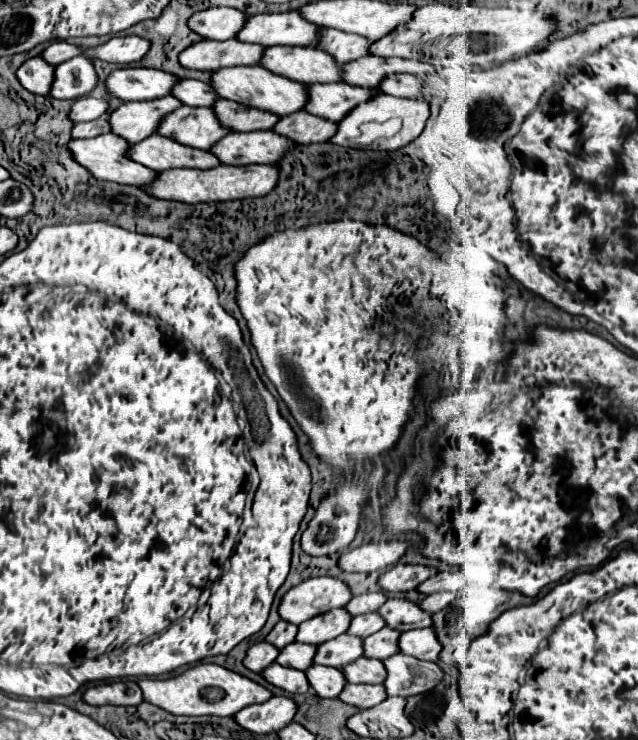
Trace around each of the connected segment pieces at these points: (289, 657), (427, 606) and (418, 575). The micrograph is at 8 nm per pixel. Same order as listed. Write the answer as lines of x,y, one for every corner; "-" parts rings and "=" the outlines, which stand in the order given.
292,642
280,650
280,656
276,658
276,662
280,666
288,666
288,668
296,668
304,672
308,666
312,666
314,654
316,654
316,646
=
436,592
436,594
426,596
426,598
420,602
420,608
422,608
424,612
428,612
428,614
436,614
436,612
440,612
442,608
446,608
454,598
456,598
456,594
452,594
452,592
=
398,564
380,576
378,586
382,592
408,592
408,590
414,590
424,580
428,580
432,574
434,570
428,566

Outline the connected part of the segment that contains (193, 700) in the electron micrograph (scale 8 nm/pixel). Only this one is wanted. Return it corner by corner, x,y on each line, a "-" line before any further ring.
198,664
184,674
164,680
142,678
138,680
138,686
142,690
144,702
154,704
174,716
232,716
250,704
260,704
272,698
264,686
218,664

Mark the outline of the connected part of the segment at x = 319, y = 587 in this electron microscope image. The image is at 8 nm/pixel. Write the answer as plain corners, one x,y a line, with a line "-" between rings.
308,578
298,586
290,588
280,602
278,614
282,620
300,624
312,616
324,614
332,608
342,608
350,602
352,592
342,580
336,578

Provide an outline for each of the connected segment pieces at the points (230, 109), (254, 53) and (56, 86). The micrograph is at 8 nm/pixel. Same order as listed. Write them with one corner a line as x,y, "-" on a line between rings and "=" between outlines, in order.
218,98
212,106
216,110
216,118
224,122
224,126
232,126
232,132
254,132
254,130
272,130
278,118
270,112
262,112
256,108
248,108
230,100
=
200,40
180,52
180,66
192,70
218,70
224,66
252,66
262,58
262,46
238,40
=
70,58
56,66
56,78
50,86
50,96
58,100
74,100
82,98
96,86
94,64
88,58

